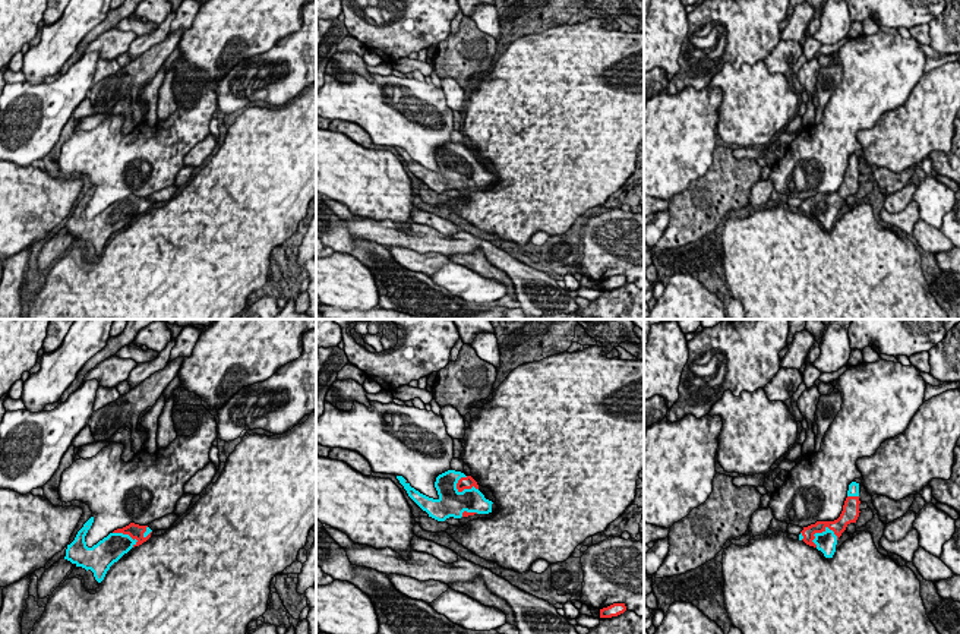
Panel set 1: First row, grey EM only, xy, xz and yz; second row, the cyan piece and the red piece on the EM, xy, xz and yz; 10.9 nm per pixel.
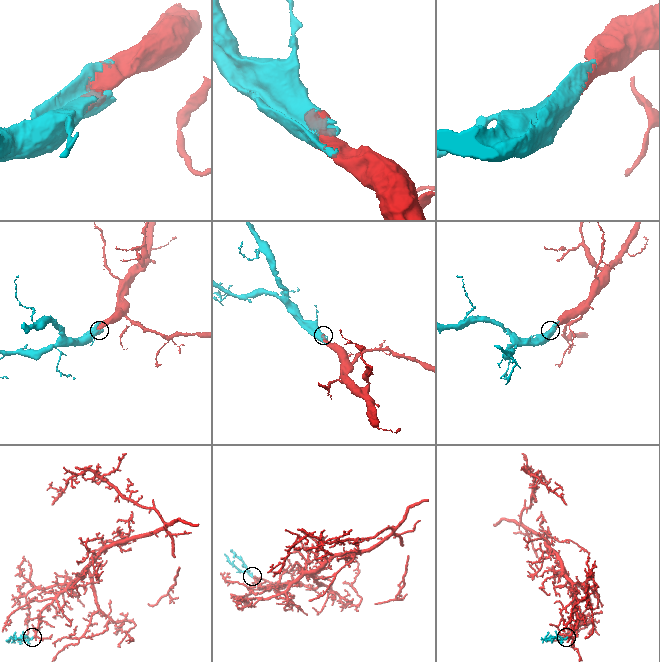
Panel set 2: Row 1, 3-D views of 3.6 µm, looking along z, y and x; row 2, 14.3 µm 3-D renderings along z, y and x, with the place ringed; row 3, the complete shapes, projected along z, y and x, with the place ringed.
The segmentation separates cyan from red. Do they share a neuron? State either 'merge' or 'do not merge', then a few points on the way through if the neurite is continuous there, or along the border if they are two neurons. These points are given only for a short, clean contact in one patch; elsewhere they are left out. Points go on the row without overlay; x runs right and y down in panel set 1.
merge

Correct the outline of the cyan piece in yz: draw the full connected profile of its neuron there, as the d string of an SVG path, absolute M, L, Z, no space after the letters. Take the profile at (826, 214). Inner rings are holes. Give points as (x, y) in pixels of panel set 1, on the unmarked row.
M852 154L840 189L834 193L817 193L803 199L799 212L821 223L825 230L833 230L839 209L859 189L859 176L859 155Z

